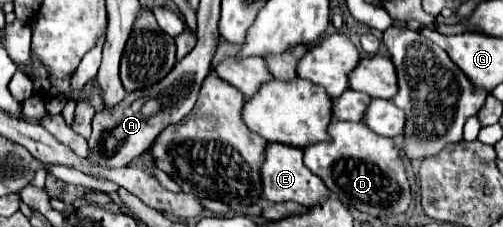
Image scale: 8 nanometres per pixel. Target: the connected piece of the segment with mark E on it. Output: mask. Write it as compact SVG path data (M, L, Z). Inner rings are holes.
M278 142L268 144L266 160L262 164L262 182L264 182L262 196L264 196L264 200L268 200L268 202L292 200L292 202L298 202L298 204L310 208L310 206L316 206L318 202L322 202L330 196L330 190L326 188L326 184L304 166L302 158L304 158L304 154L300 148L292 148L292 146L278 144Z

